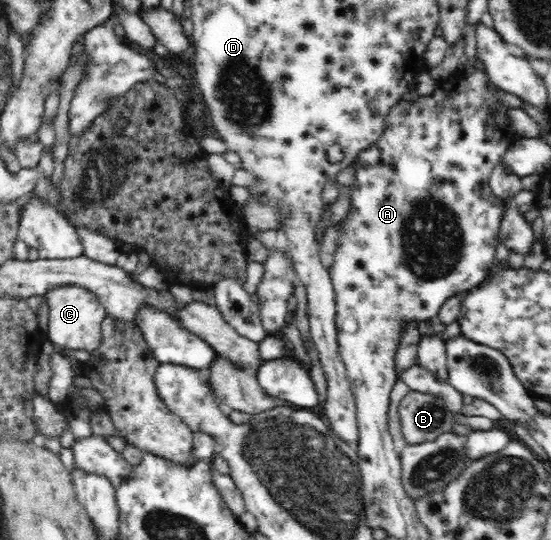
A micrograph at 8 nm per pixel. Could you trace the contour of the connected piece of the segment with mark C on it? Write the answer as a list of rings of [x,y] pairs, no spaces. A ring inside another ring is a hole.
[[[66,285],[47,290],[43,295],[49,308],[47,337],[56,347],[68,347],[72,350],[98,348],[100,344],[101,322],[107,315],[104,306],[92,291],[78,285]]]

